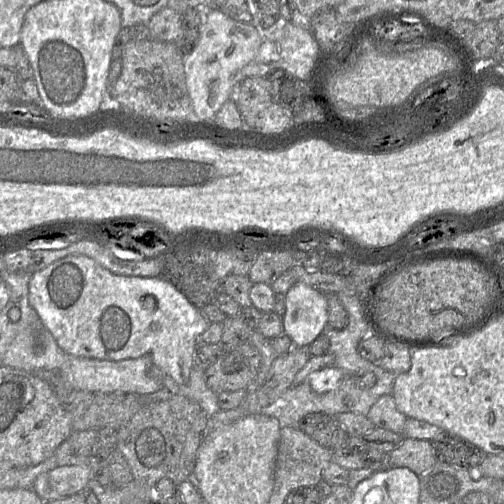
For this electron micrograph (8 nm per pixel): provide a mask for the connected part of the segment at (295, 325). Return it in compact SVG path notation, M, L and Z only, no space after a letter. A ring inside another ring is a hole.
M295 283L285 294L285 314L282 317L283 334L287 335L295 347L307 348L324 331L328 322L326 296L318 290L302 283Z

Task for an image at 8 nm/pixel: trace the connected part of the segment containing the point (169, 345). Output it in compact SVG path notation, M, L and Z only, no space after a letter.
M84 255L66 256L35 272L29 281L29 303L66 353L112 361L149 356L176 385L189 380L196 339L210 324L161 277L116 275Z

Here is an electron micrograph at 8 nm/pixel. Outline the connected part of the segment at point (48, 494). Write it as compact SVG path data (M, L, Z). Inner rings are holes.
M65 465L38 475L31 490L45 502L82 492L90 479L89 466Z

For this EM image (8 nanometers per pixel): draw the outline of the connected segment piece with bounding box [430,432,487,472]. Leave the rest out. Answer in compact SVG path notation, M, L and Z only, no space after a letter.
M442 432L430 442L437 464L463 466L475 472L487 456L476 446L447 432Z

